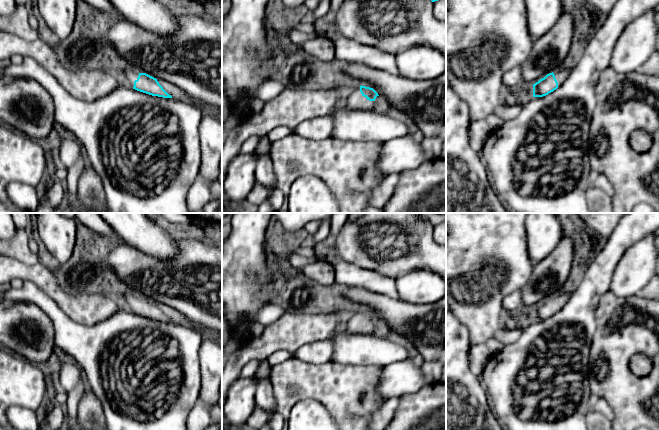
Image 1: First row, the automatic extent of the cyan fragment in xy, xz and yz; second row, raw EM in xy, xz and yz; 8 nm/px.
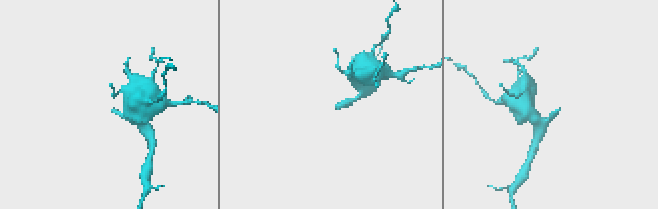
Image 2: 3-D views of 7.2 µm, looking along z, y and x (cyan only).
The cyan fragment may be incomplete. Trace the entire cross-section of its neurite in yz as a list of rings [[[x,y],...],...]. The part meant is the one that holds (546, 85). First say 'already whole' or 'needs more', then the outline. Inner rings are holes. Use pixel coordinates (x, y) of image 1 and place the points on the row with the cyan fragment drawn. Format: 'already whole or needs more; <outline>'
needs more; [[[558,68],[533,84],[533,97],[543,97],[556,90],[568,77],[570,68]]]

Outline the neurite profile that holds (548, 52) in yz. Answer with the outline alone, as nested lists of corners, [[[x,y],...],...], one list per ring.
[[[563,12],[556,24],[533,42],[526,62],[521,66],[523,84],[535,84],[561,67],[572,45],[573,29],[572,16]]]

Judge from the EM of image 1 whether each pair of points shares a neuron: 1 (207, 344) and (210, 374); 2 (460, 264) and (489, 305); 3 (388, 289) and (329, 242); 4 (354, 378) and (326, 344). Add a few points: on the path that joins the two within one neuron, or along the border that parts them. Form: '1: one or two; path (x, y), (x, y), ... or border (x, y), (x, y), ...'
1: one; path (210, 351), (210, 367)
2: one; path (480, 259), (494, 259), (500, 265), (496, 285)
3: one; path (370, 280), (350, 275), (335, 260)
4: two; border (330, 361), (320, 364), (307, 363)

